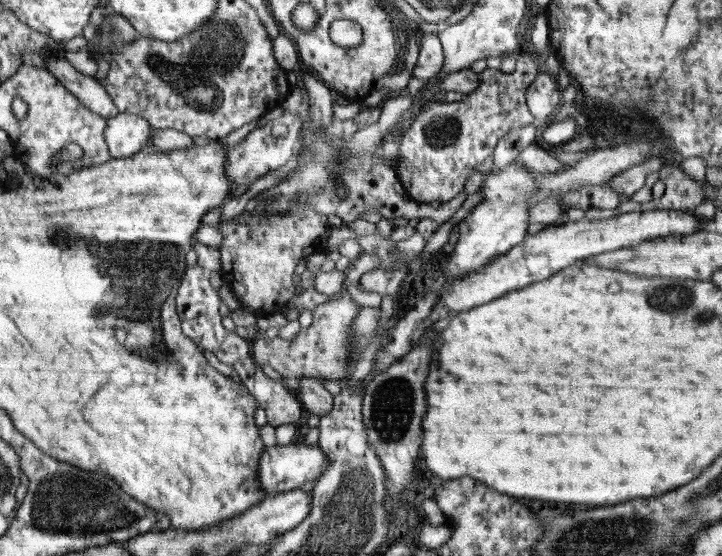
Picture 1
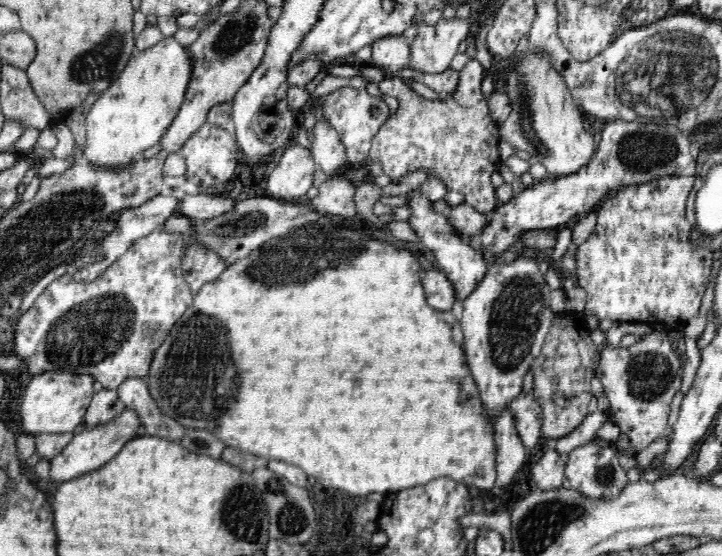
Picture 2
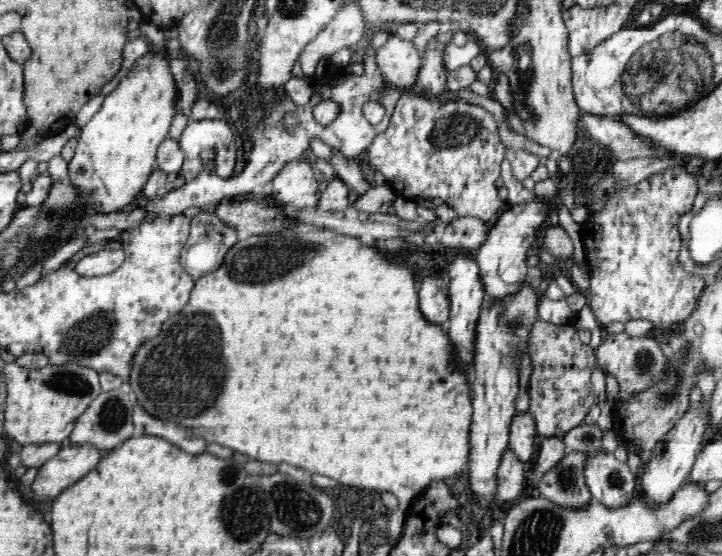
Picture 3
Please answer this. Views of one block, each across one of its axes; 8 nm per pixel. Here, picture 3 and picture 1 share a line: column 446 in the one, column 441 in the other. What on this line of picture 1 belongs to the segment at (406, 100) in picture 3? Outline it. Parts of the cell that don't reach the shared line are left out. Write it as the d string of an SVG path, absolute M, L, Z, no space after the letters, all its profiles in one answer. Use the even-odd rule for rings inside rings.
M521 51L516 54L513 74L487 67L480 72L480 86L476 91L465 95L460 101L430 101L420 109L401 138L400 152L394 164L402 186L413 203L452 200L464 190L466 180L494 152L501 138L512 129L536 122L525 103L529 86L541 68L532 57L532 54Z

